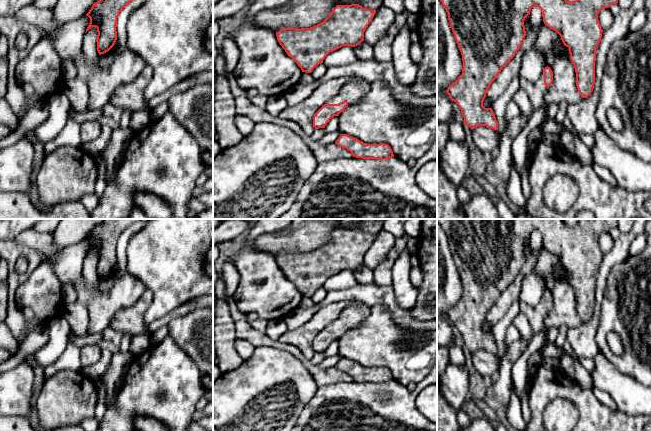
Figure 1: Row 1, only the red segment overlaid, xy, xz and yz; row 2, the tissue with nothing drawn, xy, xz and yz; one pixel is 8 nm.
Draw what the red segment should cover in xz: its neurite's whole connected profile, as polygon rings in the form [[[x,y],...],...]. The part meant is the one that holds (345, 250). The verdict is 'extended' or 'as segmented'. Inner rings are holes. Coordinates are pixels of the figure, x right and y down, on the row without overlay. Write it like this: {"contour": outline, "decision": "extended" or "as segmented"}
{"contour": [[[359,228],[337,229],[323,246],[310,252],[281,253],[276,256],[277,264],[302,296],[311,297],[317,289],[323,287],[330,276],[343,270],[355,271],[364,265],[364,256],[375,237],[376,234],[363,232]]], "decision": "as segmented"}

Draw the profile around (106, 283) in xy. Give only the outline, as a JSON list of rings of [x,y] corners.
[[[139,220],[132,224],[123,234],[120,236],[117,242],[117,264],[114,270],[106,277],[99,279],[99,286],[97,288],[100,292],[108,291],[116,281],[126,273],[126,249],[130,237],[137,233],[146,224],[147,220]]]

